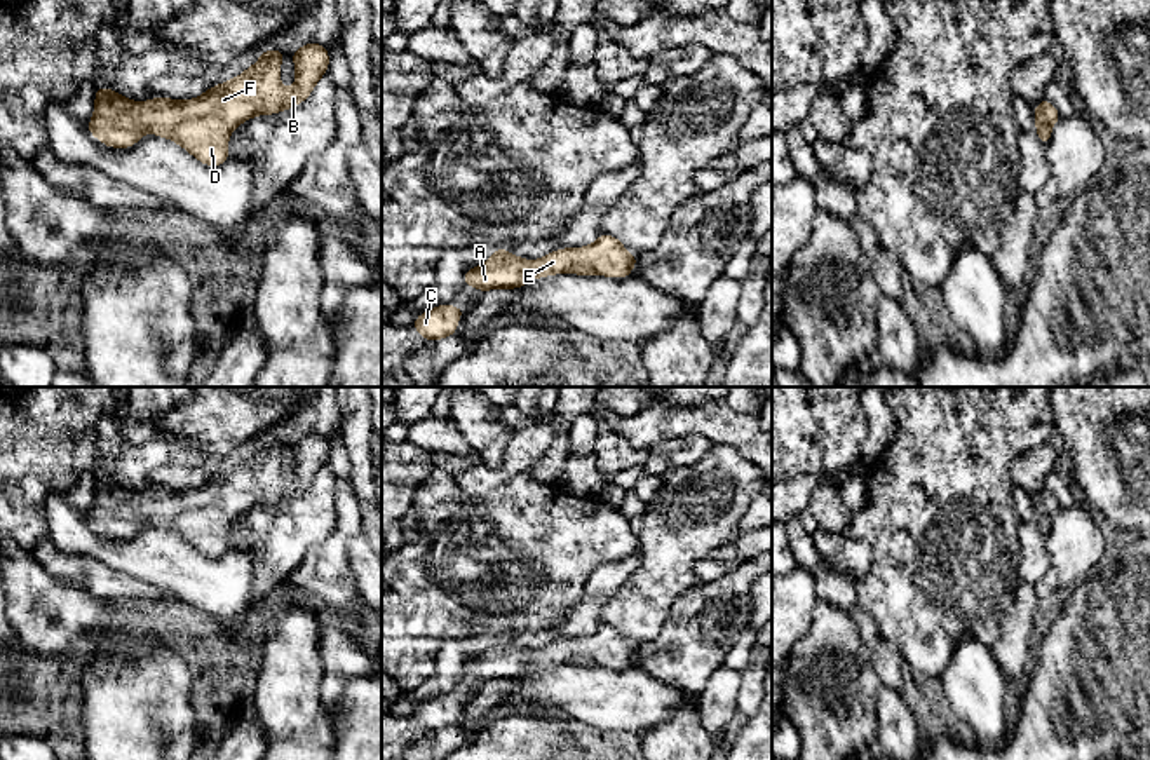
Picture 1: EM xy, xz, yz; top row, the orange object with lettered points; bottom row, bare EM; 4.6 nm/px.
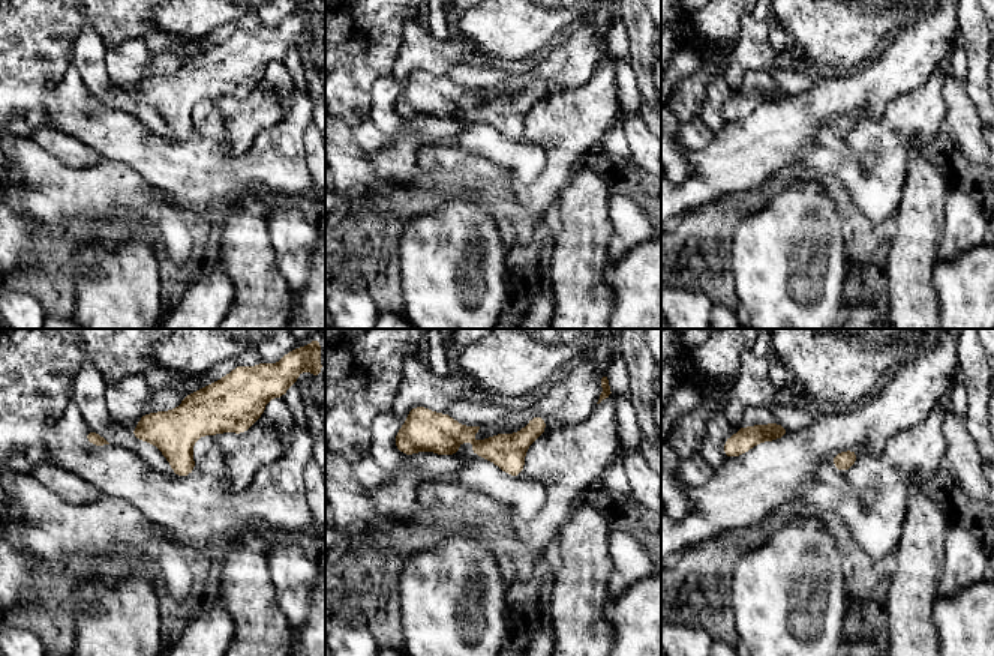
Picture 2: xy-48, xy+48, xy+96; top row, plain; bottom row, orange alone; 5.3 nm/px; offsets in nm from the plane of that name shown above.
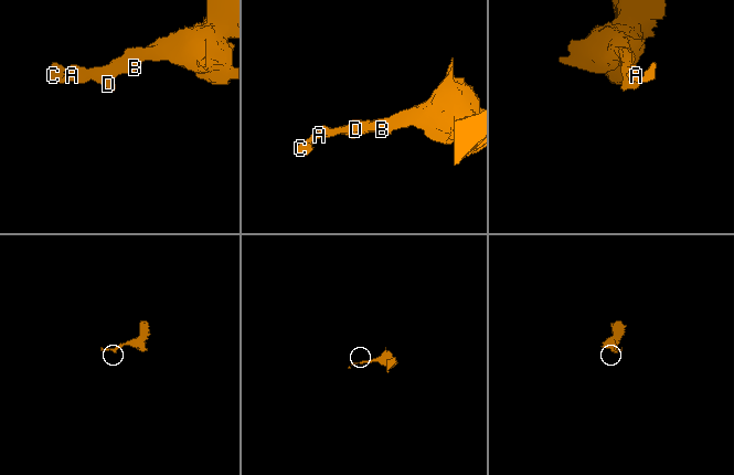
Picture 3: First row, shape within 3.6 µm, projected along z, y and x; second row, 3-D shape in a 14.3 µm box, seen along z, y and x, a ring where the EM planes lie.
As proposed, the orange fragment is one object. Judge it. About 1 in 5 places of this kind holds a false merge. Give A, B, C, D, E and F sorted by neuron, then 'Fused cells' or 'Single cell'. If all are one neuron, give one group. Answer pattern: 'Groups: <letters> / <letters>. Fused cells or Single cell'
Groups: A B C D E F. Single cell

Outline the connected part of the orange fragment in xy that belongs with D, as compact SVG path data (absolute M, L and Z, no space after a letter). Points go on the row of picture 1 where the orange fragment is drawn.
M315 40L293 54L294 87L284 89L279 66L284 52L267 49L235 78L193 99L153 98L136 103L108 87L96 87L94 115L87 131L105 146L134 146L148 131L172 139L199 162L218 167L228 160L228 138L256 115L272 115L303 103L328 73L329 51Z

